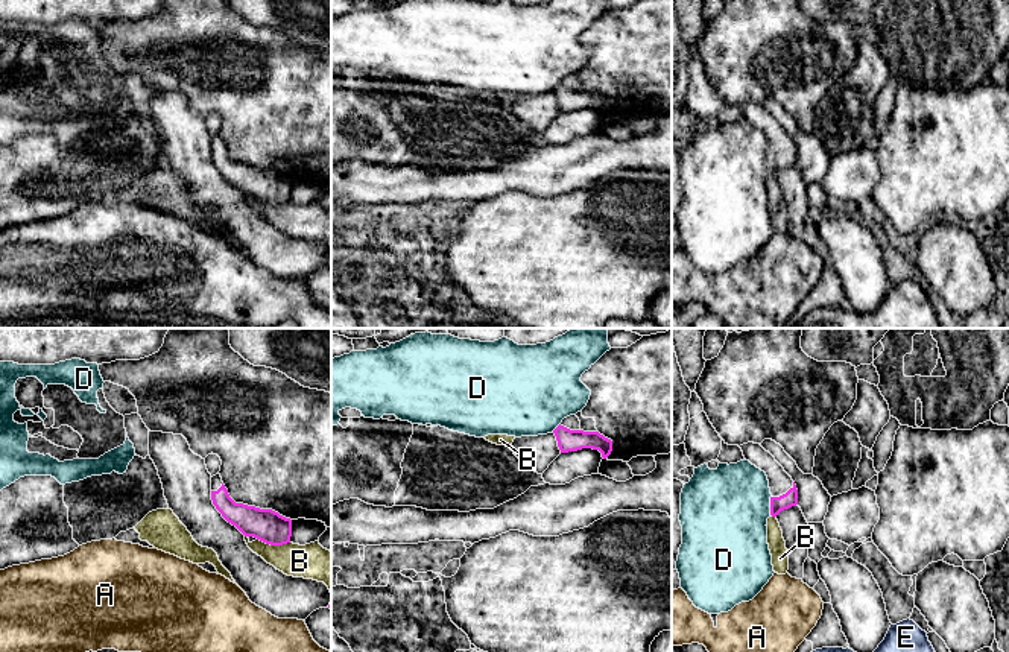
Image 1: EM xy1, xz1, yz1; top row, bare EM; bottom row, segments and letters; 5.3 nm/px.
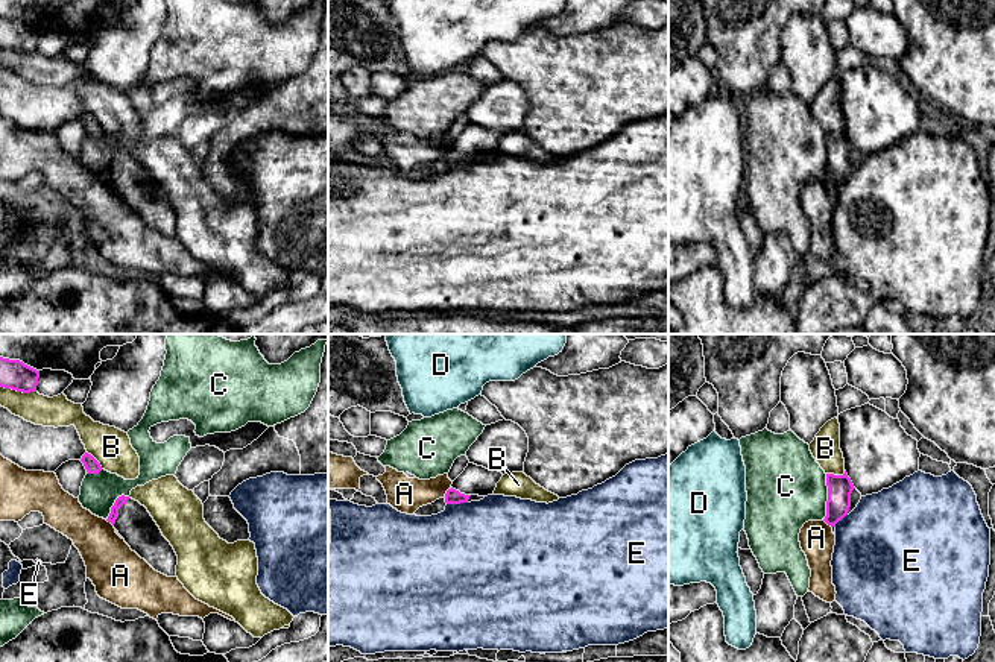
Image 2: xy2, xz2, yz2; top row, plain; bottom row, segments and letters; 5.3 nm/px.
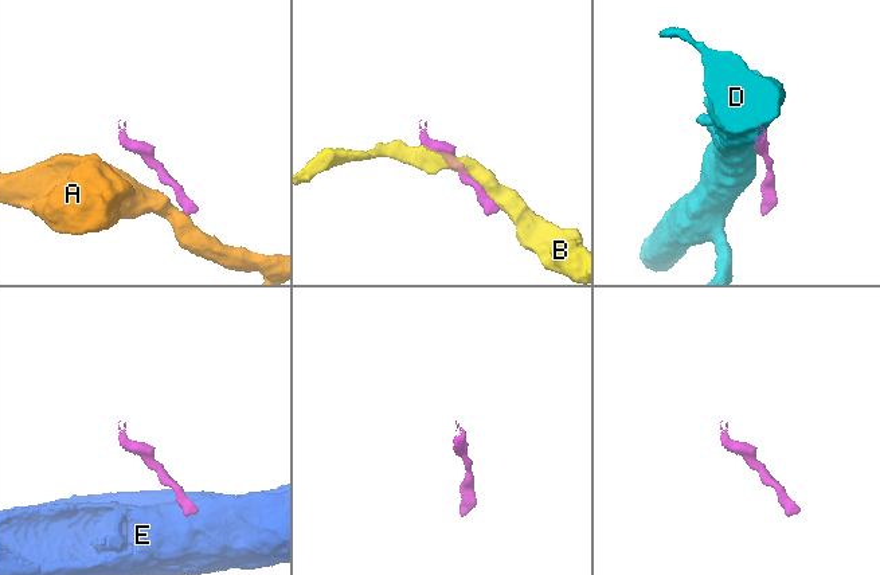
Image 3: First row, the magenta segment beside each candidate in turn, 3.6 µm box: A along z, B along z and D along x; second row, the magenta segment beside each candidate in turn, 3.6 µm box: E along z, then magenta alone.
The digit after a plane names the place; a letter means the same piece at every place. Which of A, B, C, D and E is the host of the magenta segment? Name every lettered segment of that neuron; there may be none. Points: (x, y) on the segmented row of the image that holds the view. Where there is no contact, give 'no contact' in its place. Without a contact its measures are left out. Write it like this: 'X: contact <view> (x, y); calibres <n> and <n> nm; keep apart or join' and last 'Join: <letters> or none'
A: contact xz2 (447, 492); calibres 80 and 180 nm; keep apart
B: contact xy2 (18, 390); calibres 160 and 160 nm; keep apart
C: contact yz2 (828, 497); calibres 130 and 420 nm; keep apart
D: contact yz1 (771, 505); calibres 80 and 460 nm; keep apart
E: contact xz2 (456, 503); calibres 80 and 480 nm; keep apart
Join: none

